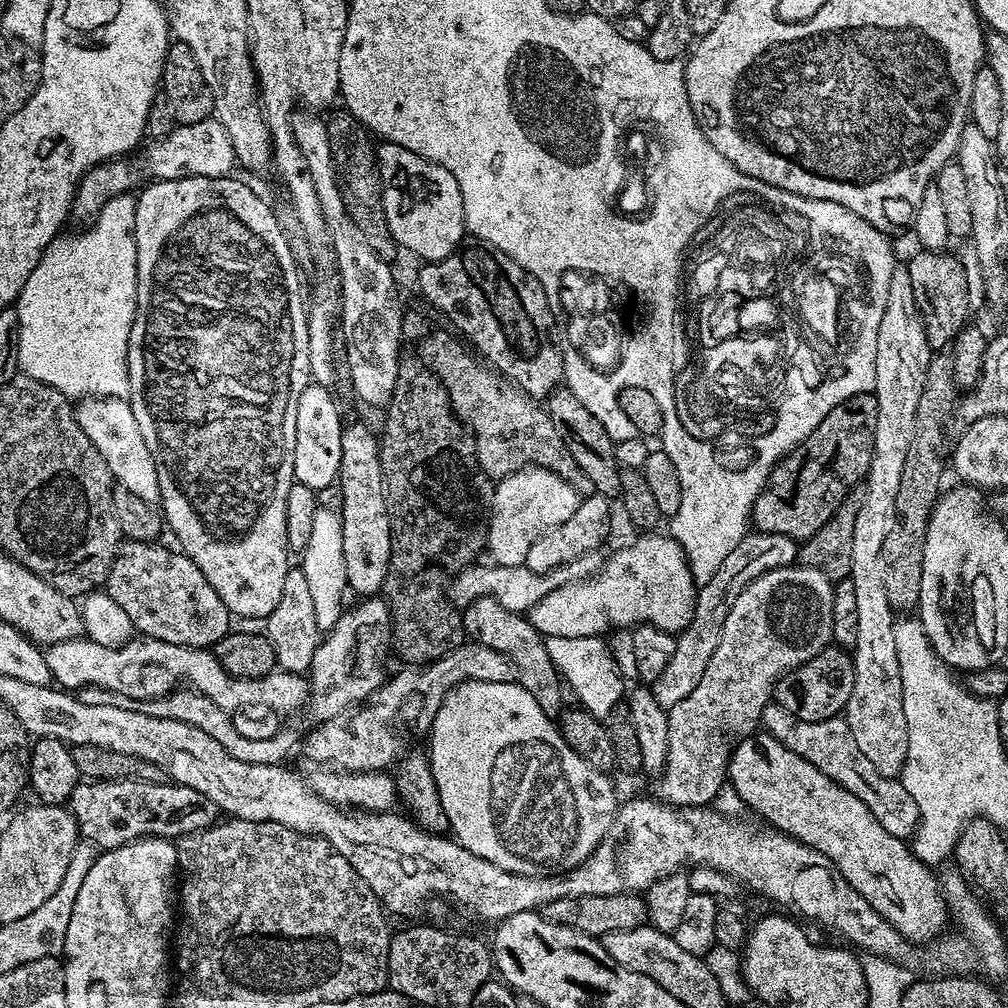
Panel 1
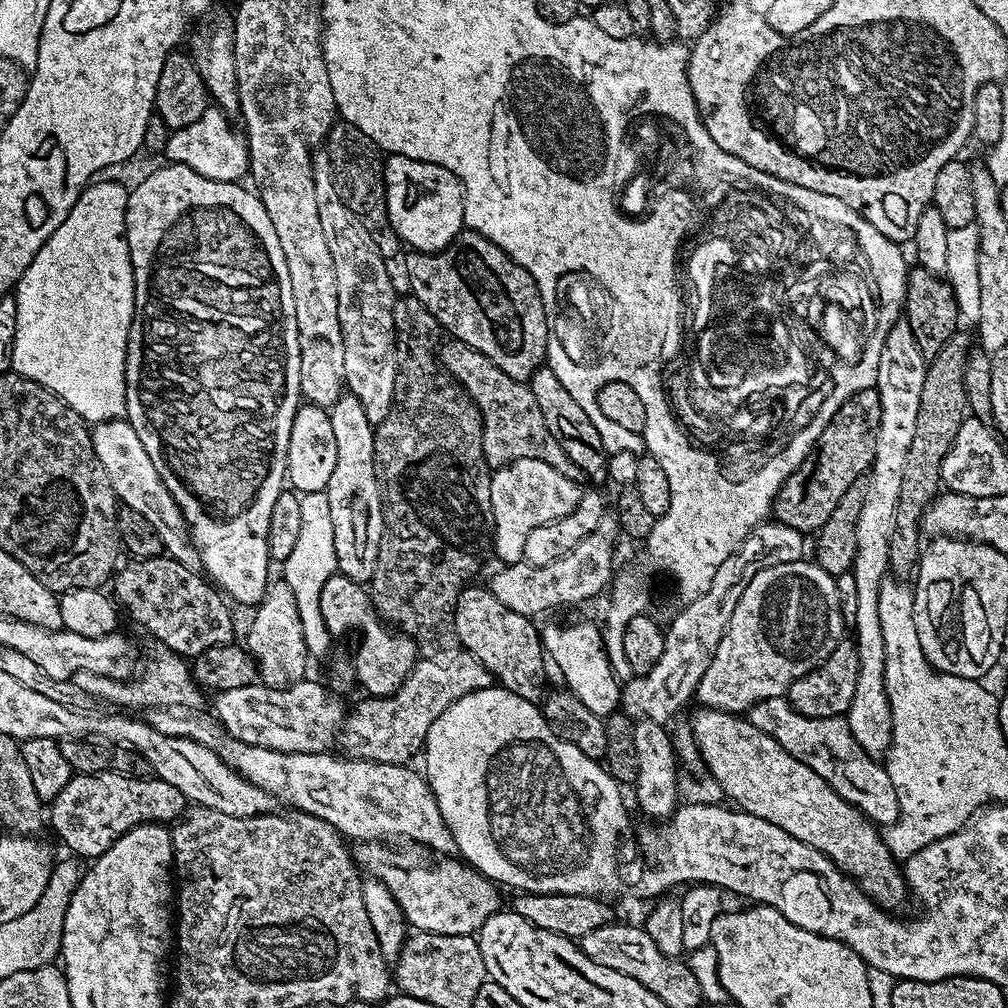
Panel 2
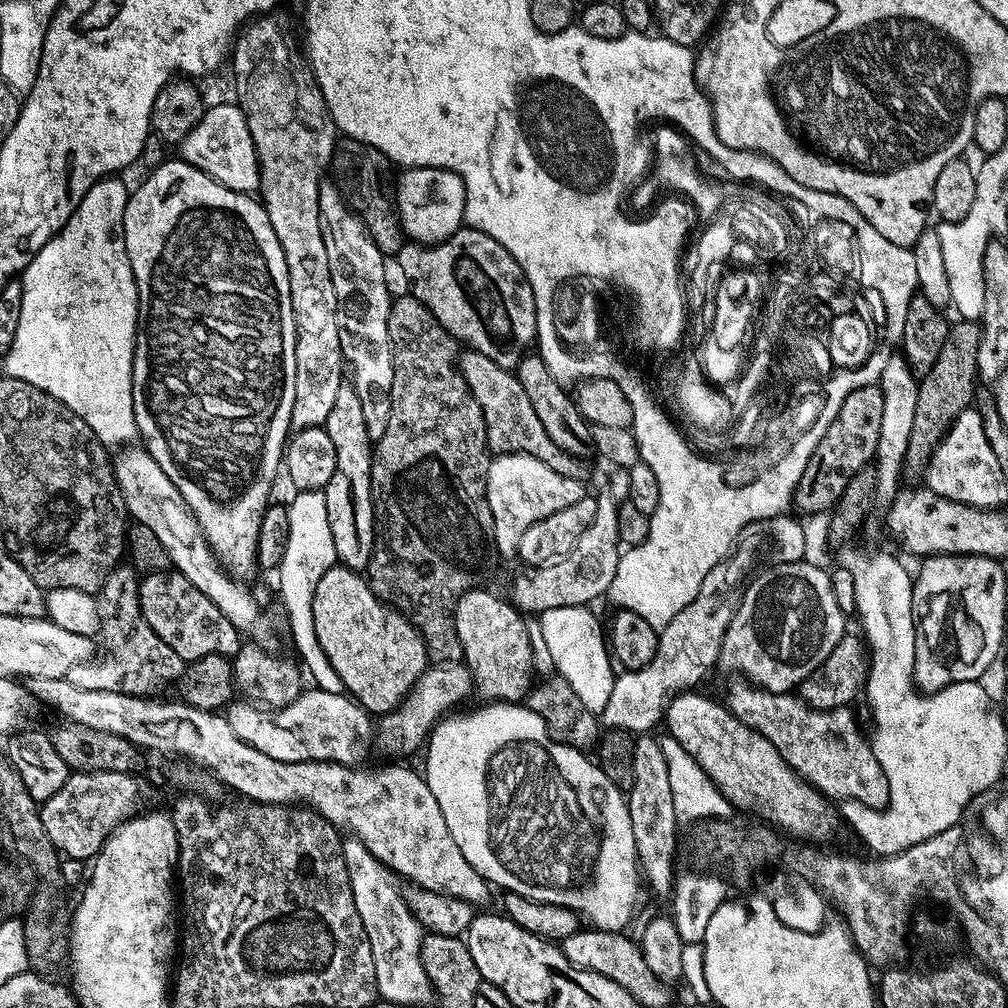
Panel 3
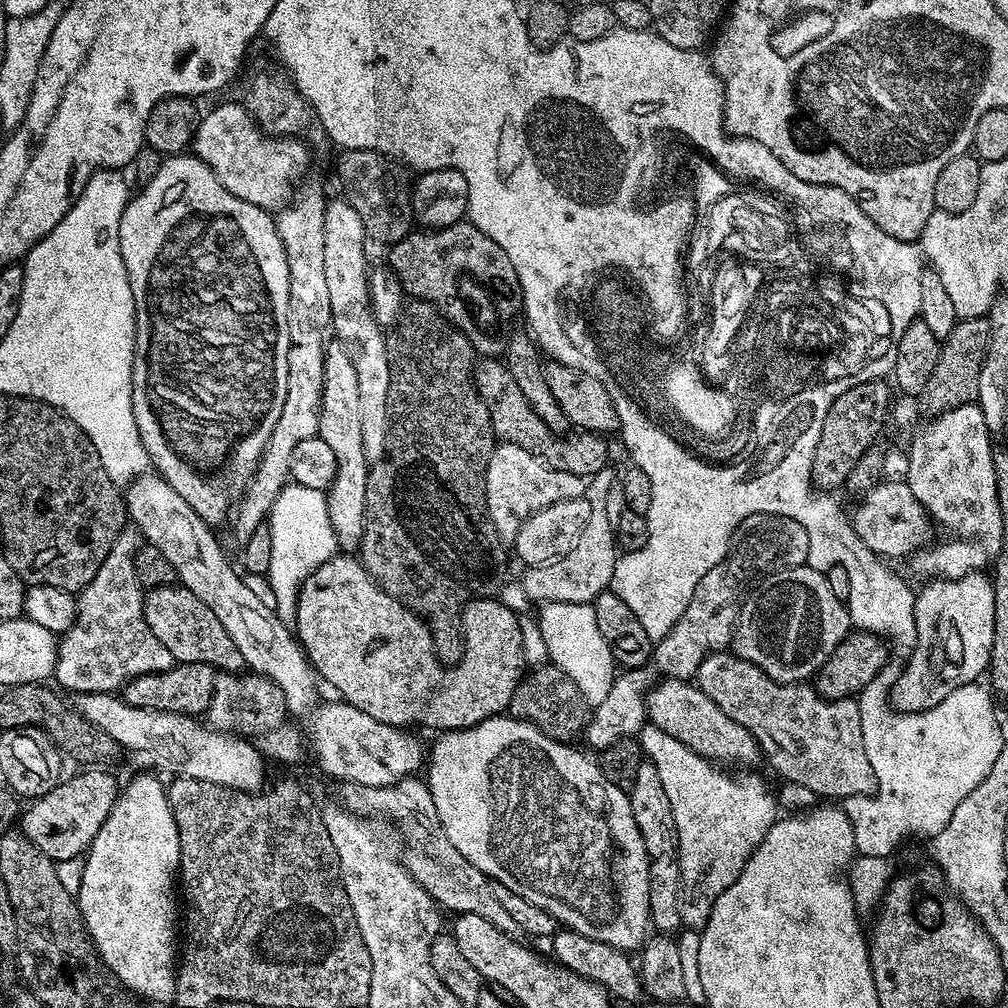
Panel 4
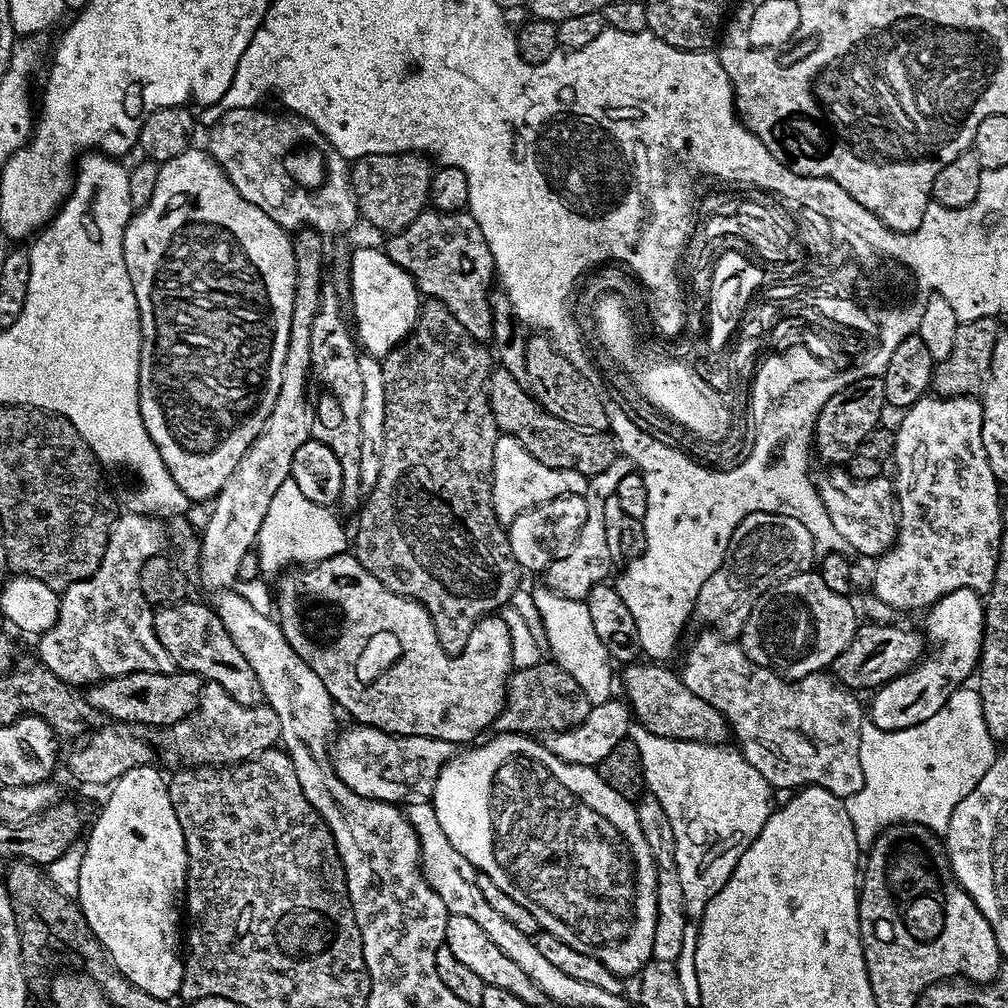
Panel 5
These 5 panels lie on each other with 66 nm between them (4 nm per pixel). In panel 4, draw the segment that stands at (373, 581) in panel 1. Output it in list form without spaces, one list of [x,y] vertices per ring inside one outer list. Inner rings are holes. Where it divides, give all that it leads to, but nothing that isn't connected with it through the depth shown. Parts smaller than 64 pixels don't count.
[[[339,342],[329,343],[324,349],[324,397],[320,407],[318,435],[326,442],[326,446],[330,446],[330,450],[334,450],[336,459],[336,477],[326,493],[330,526],[334,526],[339,551],[344,554],[356,554],[360,550],[366,518],[366,486],[370,465],[365,451],[362,450],[358,374],[354,370],[354,362],[350,362],[350,354]]]

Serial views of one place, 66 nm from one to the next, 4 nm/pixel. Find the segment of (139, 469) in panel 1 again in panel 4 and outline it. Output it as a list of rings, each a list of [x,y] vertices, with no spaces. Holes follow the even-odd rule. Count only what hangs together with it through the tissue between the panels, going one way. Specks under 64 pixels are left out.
[[[159,474],[139,476],[137,480],[132,481],[126,494],[131,523],[138,529],[141,537],[147,543],[154,544],[156,548],[162,550],[162,554],[166,554],[166,558],[170,558],[170,566],[174,566],[179,583],[183,587],[189,588],[198,599],[206,602],[210,606],[210,610],[214,610],[214,614],[218,614],[218,622],[222,622],[222,626],[226,626],[226,632],[230,634],[232,641],[238,646],[245,665],[249,669],[252,667],[254,671],[260,672],[256,674],[268,679],[285,695],[287,711],[293,717],[294,715],[307,717],[318,704],[318,699],[316,700],[316,679],[318,680],[318,676],[315,668],[308,659],[297,635],[288,630],[289,625],[276,615],[275,609],[270,607],[269,601],[267,599],[264,601],[247,584],[248,580],[239,572],[240,577],[228,565],[228,560],[216,542],[215,534],[212,533],[215,532],[213,525],[207,524],[190,506],[190,502],[186,502],[186,498],[182,498],[182,494],[178,494],[178,490],[174,490],[174,486],[166,483],[164,477]]]

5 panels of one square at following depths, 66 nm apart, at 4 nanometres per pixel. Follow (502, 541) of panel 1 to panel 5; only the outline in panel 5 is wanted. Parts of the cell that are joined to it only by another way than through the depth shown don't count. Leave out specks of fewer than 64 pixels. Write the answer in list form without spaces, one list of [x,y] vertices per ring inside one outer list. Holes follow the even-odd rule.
[[[497,435],[492,467],[492,505],[498,522],[505,526],[512,524],[518,514],[540,504],[550,502],[559,496],[582,496],[588,494],[589,477],[578,474],[578,470],[558,470],[542,466],[534,454],[522,446],[513,436]]]

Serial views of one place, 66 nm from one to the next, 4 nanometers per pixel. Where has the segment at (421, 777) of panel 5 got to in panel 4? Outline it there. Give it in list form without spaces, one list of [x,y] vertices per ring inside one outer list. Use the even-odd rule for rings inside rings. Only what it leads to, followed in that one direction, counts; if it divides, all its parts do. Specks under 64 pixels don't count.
[[[339,702],[340,704],[324,704],[311,713],[312,725],[308,728],[308,736],[312,739],[312,752],[320,762],[320,768],[328,776],[333,776],[339,782],[361,784],[362,786],[390,786],[399,780],[407,780],[415,777],[416,772],[425,767],[426,748],[420,745],[416,736],[411,736],[411,731],[403,728],[395,728],[389,724],[378,722],[378,718],[370,718],[362,710],[358,710],[353,704]]]

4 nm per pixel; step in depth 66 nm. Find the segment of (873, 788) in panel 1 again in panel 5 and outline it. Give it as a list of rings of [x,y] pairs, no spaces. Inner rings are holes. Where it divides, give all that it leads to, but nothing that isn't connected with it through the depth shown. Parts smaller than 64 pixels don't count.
[[[704,630],[684,656],[682,679],[692,693],[702,698],[702,702],[710,702],[710,706],[724,716],[746,762],[750,762],[750,766],[754,766],[754,770],[758,770],[773,789],[799,790],[811,786],[825,788],[841,798],[862,790],[864,775],[860,761],[860,731],[866,723],[866,712],[860,709],[861,697],[837,683],[831,675],[815,672],[797,680],[785,680],[778,673],[752,661],[735,639]]]

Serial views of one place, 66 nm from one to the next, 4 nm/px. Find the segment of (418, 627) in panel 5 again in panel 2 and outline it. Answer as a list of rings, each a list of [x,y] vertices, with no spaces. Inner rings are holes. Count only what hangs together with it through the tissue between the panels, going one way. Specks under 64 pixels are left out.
[[[334,575],[326,582],[320,595],[320,609],[326,630],[333,638],[340,638],[347,632],[360,635],[360,645],[356,648],[354,676],[369,697],[394,695],[402,682],[416,665],[418,653],[416,644],[399,630],[393,630],[378,615],[372,606],[371,595],[361,585],[350,578]],[[469,586],[461,592],[456,603],[456,632],[460,635],[460,648],[474,654],[499,687],[516,692],[518,698],[533,702],[543,701],[546,695],[544,657],[546,655],[541,633],[533,621],[522,614],[514,614],[498,598],[491,587]]]

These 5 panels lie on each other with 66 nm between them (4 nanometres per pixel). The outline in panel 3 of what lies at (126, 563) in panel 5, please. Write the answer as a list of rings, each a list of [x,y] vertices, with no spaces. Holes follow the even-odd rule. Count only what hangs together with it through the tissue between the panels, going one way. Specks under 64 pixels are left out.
[[[117,566],[106,578],[104,587],[98,593],[100,606],[100,631],[98,640],[104,643],[104,660],[93,658],[84,664],[74,666],[66,679],[82,690],[114,690],[118,694],[151,697],[159,688],[179,681],[184,673],[185,661],[174,654],[166,642],[146,622],[140,609],[138,572],[135,567]]]

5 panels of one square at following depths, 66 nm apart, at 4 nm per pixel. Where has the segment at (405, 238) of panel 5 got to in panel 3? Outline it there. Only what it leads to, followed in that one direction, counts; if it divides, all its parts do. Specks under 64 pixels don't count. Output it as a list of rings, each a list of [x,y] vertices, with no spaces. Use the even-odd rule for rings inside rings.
[[[462,226],[450,238],[446,238],[441,244],[418,244],[415,242],[406,242],[402,246],[402,250],[398,250],[394,257],[394,263],[400,267],[400,272],[404,275],[404,280],[408,283],[407,291],[418,302],[422,302],[430,310],[430,314],[434,314],[434,318],[438,318],[438,322],[447,332],[454,337],[461,345],[467,346],[473,352],[482,350],[490,350],[492,342],[488,340],[486,332],[482,330],[480,320],[476,318],[476,314],[472,312],[472,308],[468,306],[468,302],[464,300],[458,284],[454,282],[452,276],[452,266],[454,260],[460,252],[468,252],[472,254],[474,260],[480,262],[480,266],[496,280],[500,282],[500,290],[504,292],[504,296],[508,300],[516,298],[520,300],[520,322],[528,322],[528,324],[516,324],[516,328],[522,328],[520,332],[520,342],[524,340],[530,341],[530,336],[536,336],[536,307],[534,306],[534,290],[530,286],[530,282],[524,277],[524,271],[518,266],[518,262],[514,262],[514,258],[506,249],[498,242],[494,242],[494,238],[490,238],[490,234],[486,234],[477,228],[469,228]],[[496,268],[519,268],[516,272],[516,290],[514,282],[510,280],[510,274],[506,276],[506,270],[496,270]]]

